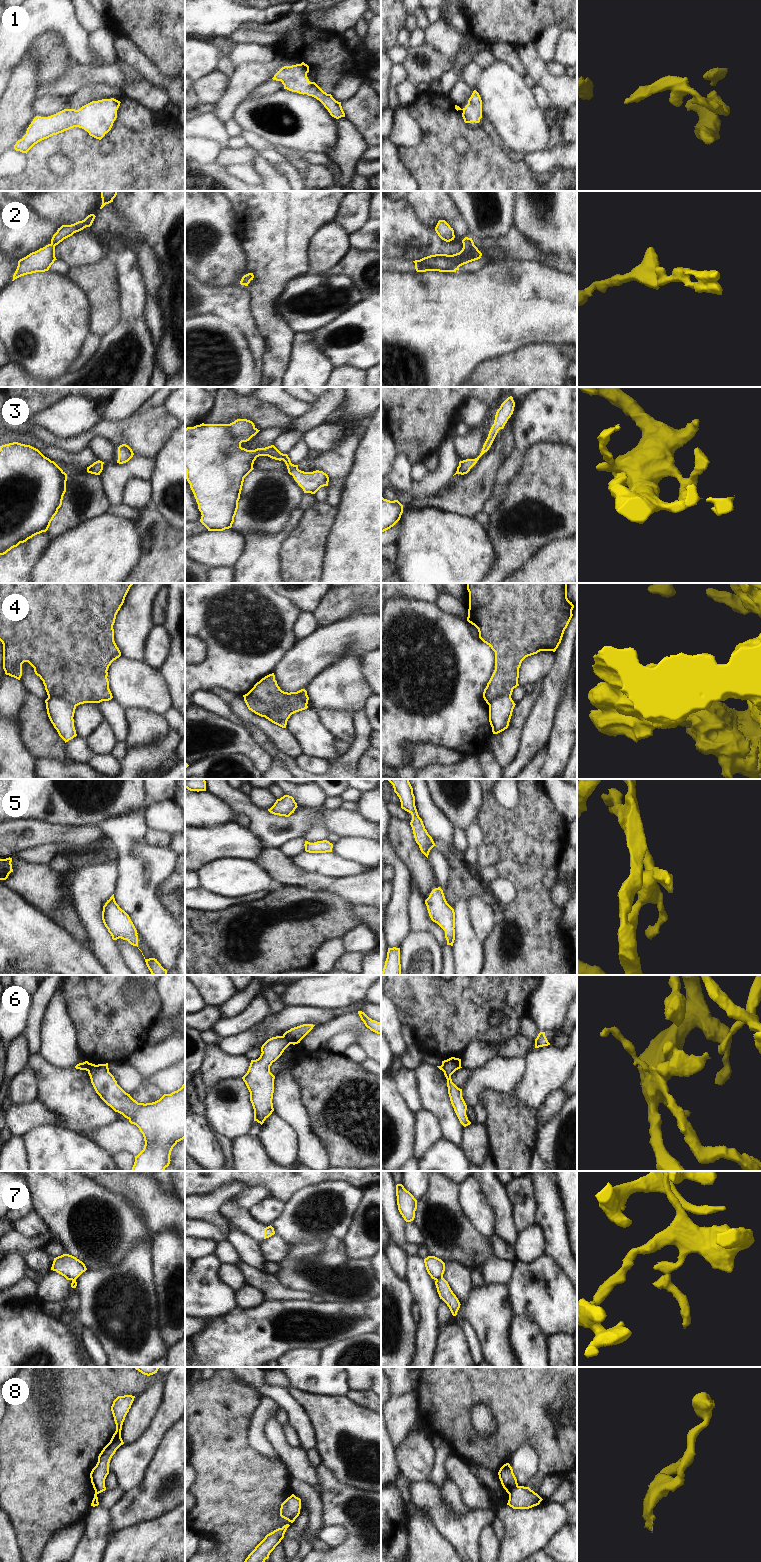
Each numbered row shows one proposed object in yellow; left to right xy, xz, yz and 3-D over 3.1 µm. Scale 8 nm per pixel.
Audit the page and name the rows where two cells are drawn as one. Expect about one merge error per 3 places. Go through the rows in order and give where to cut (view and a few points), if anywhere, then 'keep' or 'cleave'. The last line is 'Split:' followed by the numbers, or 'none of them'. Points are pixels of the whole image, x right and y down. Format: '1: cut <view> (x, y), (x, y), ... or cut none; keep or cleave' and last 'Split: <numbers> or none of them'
1: cut none; keep
2: cut none; keep
3: cut none; keep
4: cut xz (244, 697), (255, 697), (265, 703), (276, 705), (279, 709); cleave
5: cut none; keep
6: cut xz (283, 1035), (290, 1043); cleave
7: cut yz (442, 1276), (436, 1280); cleave
8: cut yz (517, 1484), (508, 1493); cleave
Split: 4, 6, 7, 8

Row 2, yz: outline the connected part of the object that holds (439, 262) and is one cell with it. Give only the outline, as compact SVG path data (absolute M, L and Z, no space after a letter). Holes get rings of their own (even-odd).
M472 238L462 240L463 248L453 255L435 254L413 261L417 272L456 272L459 267L481 258L482 253L474 245Z

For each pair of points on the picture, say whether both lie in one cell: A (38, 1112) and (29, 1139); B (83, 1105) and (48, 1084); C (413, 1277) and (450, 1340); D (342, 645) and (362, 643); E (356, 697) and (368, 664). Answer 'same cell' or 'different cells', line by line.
A: different cells
B: same cell
C: different cells
D: same cell
E: different cells

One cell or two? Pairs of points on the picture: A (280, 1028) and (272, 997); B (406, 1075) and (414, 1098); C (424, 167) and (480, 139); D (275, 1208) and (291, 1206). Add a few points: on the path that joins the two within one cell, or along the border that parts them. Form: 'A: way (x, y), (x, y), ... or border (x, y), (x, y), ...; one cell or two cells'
A: border (286, 1006), (278, 1012), (272, 1012); two cells
B: way (406, 1081), (409, 1092); one cell
C: way (440, 167), (461, 167), (473, 155); one cell
D: border (285, 1203), (284, 1209), (271, 1225); two cells

